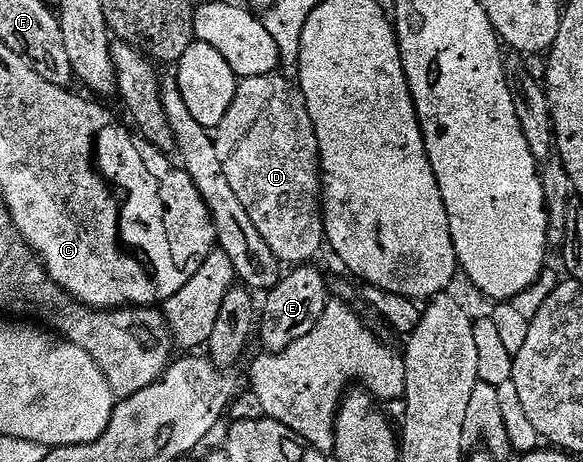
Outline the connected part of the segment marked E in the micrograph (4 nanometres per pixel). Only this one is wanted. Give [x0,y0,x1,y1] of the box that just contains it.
[258,265,330,354]

